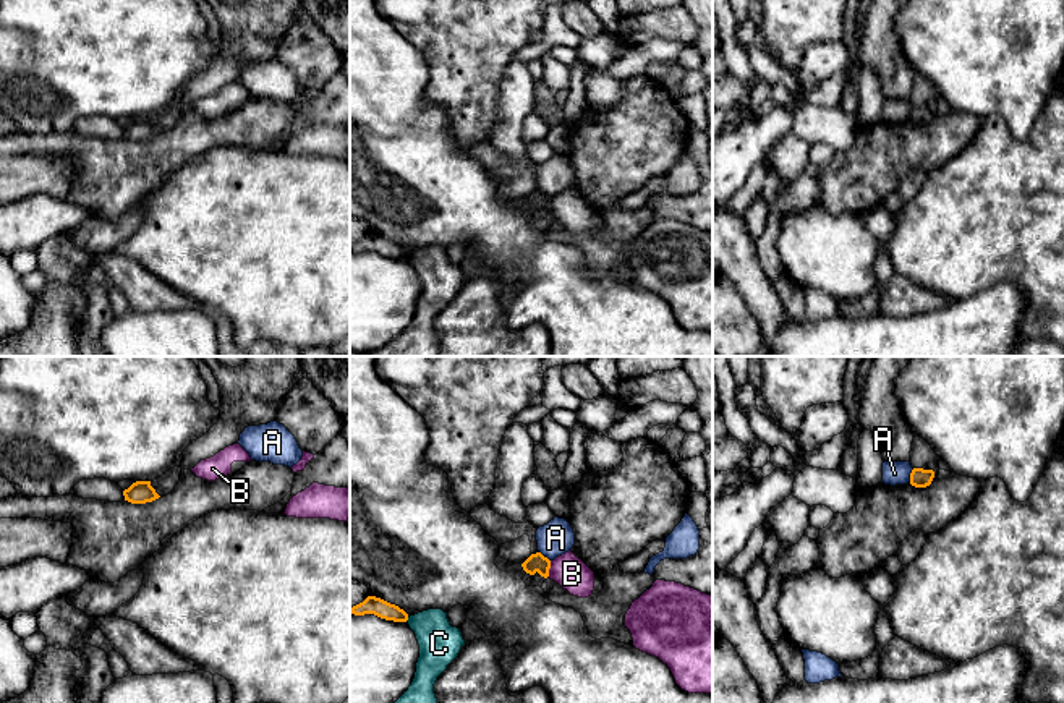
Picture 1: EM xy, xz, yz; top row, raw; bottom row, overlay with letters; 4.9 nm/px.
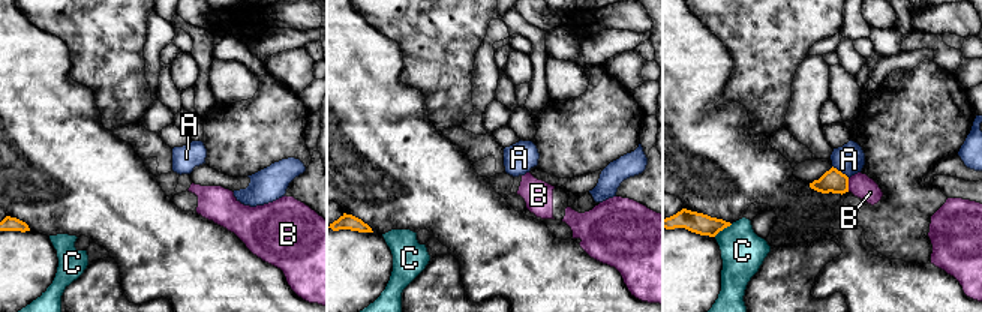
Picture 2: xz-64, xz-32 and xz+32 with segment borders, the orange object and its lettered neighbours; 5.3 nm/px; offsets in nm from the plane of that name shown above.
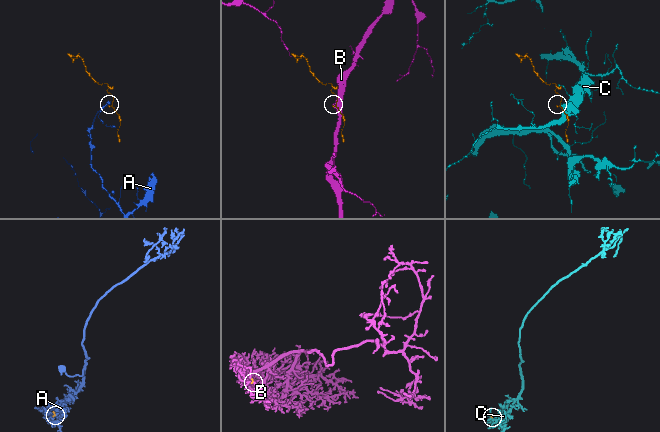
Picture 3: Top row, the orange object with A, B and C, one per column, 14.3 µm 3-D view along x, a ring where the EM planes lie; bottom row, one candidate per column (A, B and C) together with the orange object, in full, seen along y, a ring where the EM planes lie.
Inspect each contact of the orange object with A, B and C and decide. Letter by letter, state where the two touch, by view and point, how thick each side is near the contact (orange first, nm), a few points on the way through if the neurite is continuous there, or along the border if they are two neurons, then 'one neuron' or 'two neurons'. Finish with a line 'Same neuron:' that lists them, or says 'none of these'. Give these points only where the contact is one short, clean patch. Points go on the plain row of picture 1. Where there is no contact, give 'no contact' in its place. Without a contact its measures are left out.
A: meets orange in yz at (910, 112); 100 nm thick on the orange side, 110 nm on the other; border along yz (914, 106), (909, 119); two neurons
B: meets orange in xz at (549, 204); 100 nm thick on the orange side, 170 nm on the other; border along xz (551, 198), (548, 213); two neurons
C: meets orange in xz at (407, 256); 90 nm thick on the orange side, 200 nm on the other; two neurons
Same neuron: none of these

